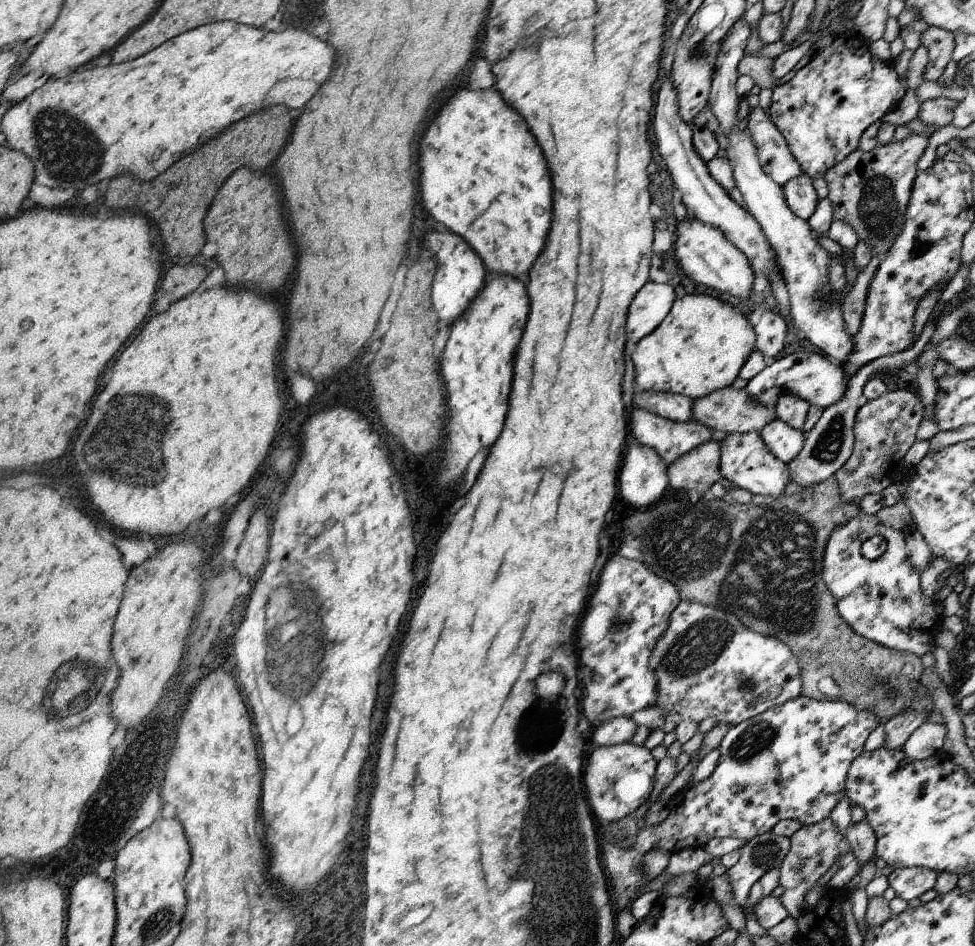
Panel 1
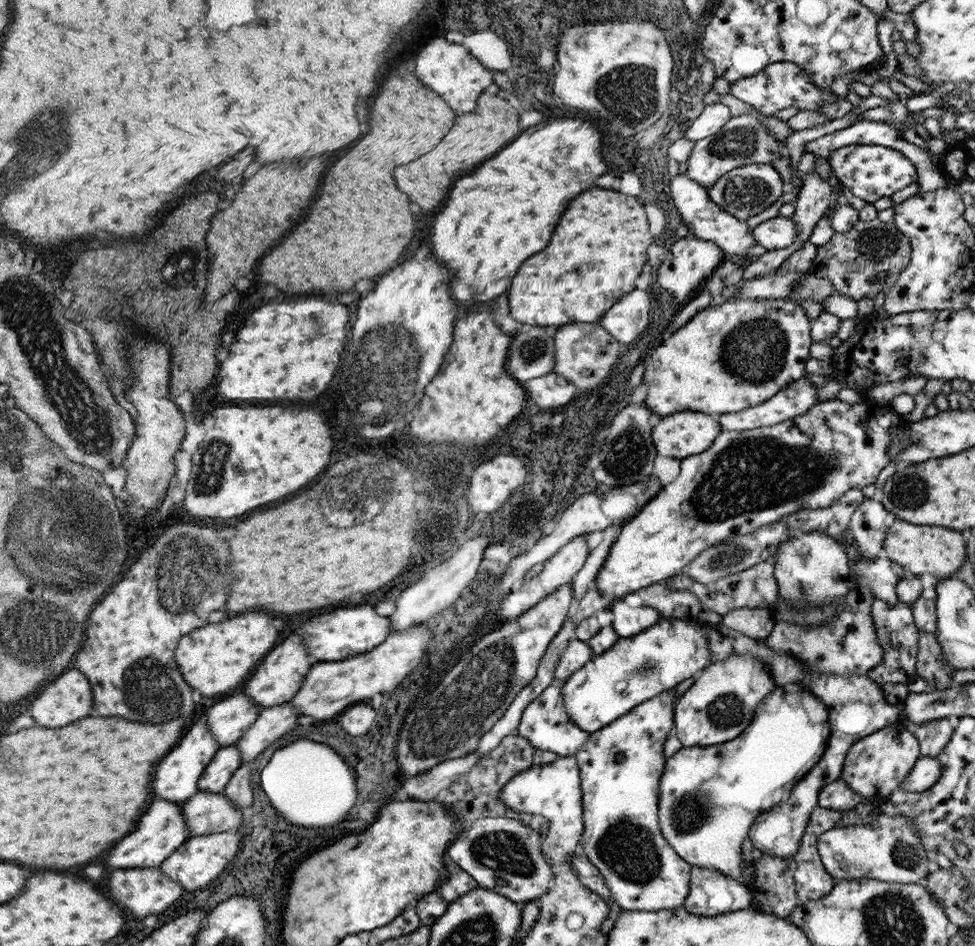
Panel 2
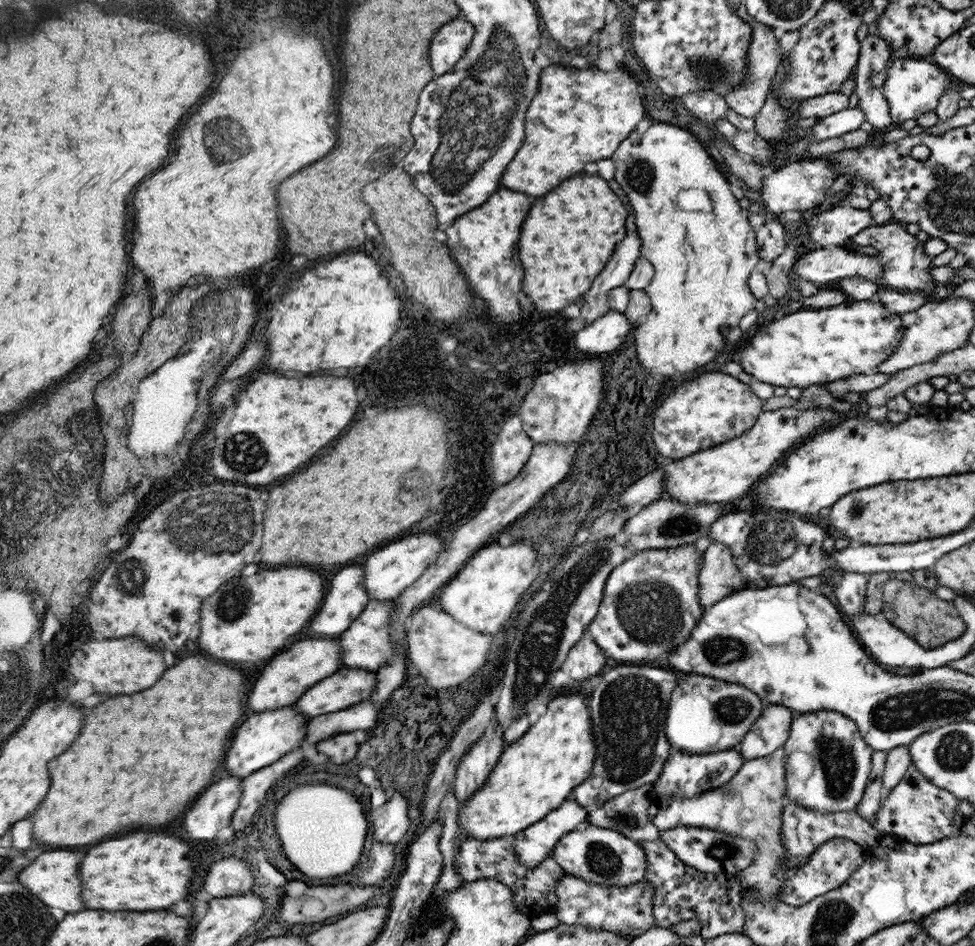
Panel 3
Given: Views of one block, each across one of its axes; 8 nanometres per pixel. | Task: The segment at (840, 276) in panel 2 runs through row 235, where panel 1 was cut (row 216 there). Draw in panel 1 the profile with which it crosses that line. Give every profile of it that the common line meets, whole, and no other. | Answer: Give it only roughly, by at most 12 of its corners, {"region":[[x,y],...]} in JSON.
{"region":[[931,136],[855,150],[825,174],[833,218],[881,262]]}

